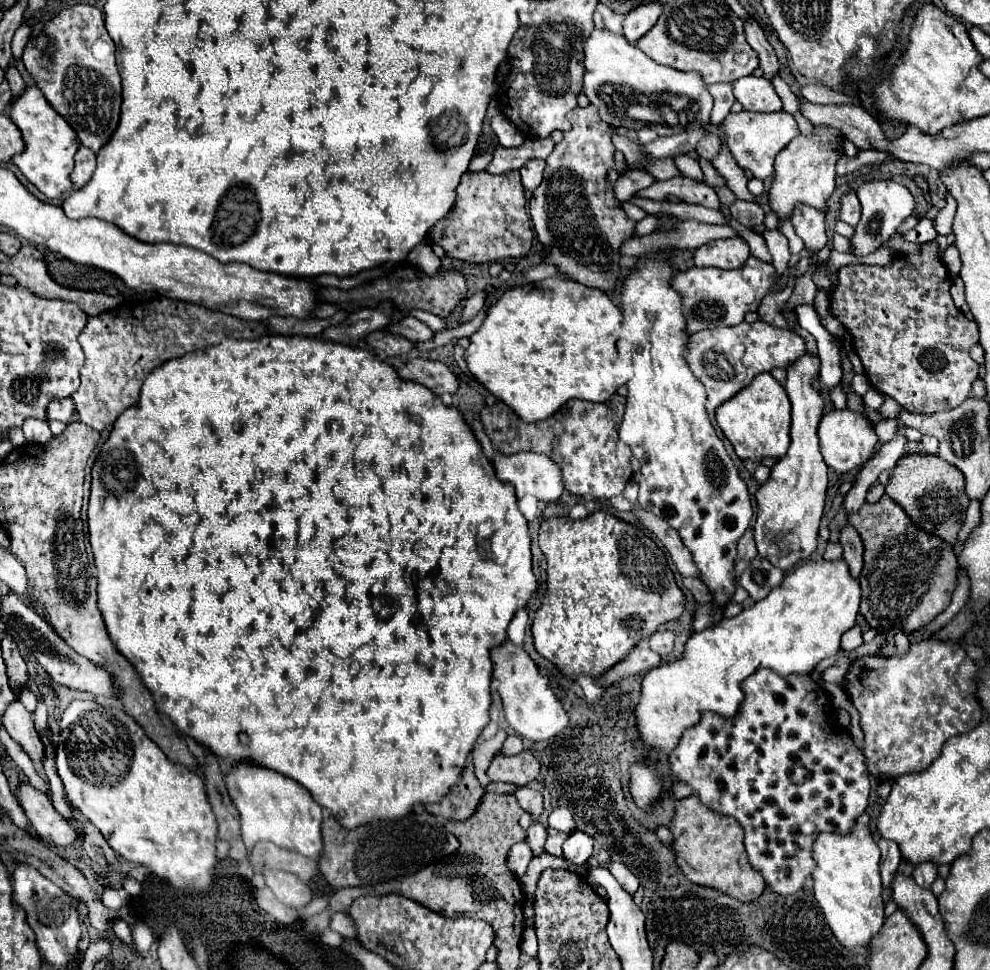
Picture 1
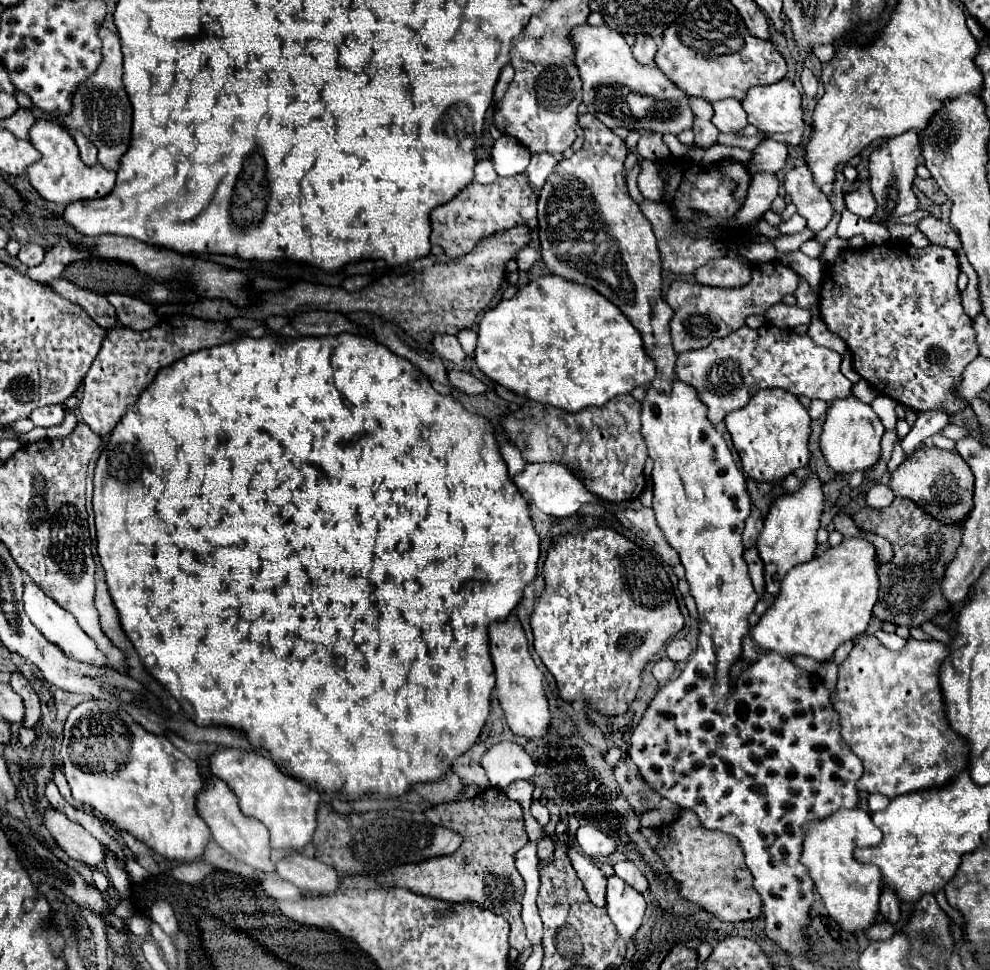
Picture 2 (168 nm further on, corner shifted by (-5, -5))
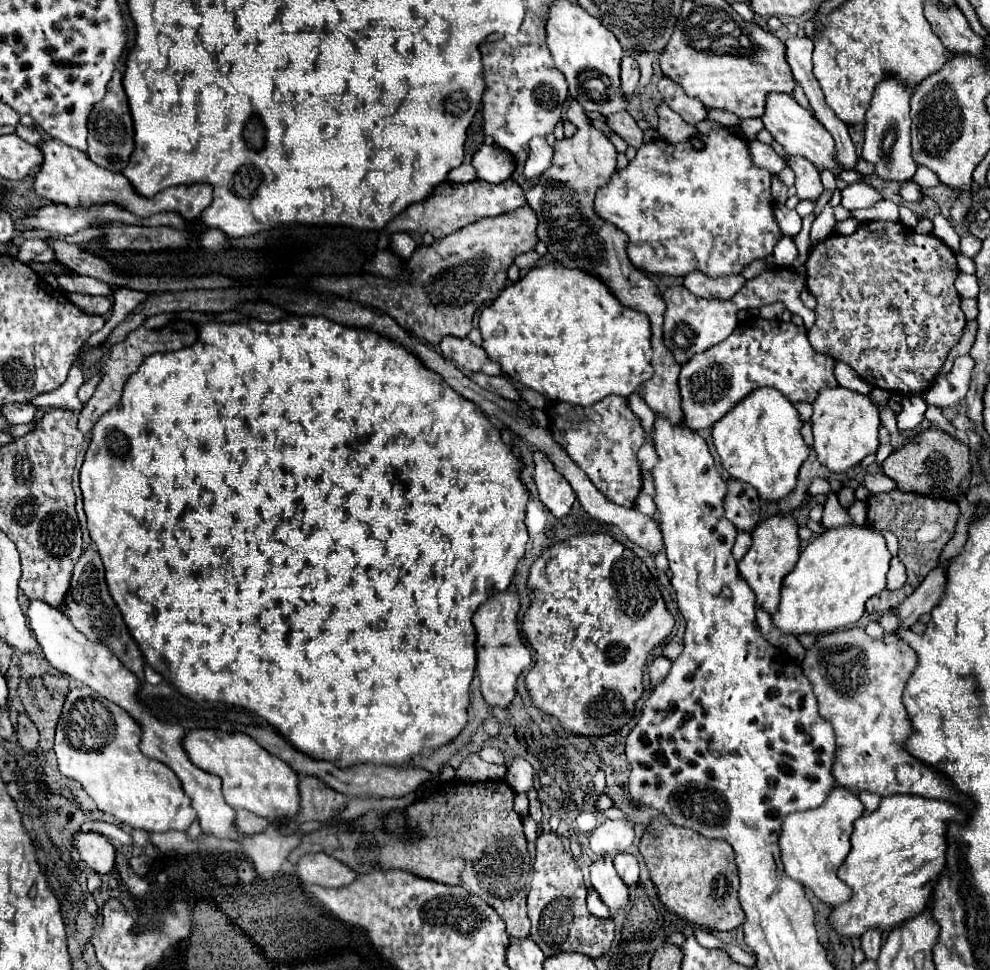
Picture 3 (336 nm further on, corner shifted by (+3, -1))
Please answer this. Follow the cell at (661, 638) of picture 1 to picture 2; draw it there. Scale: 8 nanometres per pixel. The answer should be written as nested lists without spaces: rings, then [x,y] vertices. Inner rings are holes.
[[[673,639],[673,641],[667,643],[665,653],[667,653],[667,657],[669,657],[671,661],[675,661],[675,663],[687,661],[689,655],[691,655],[691,645],[689,645],[689,641],[685,641],[685,639]]]

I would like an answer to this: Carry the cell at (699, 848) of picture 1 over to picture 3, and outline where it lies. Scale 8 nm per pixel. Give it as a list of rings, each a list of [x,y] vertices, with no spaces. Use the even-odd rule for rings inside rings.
[[[655,817],[641,837],[639,851],[649,869],[649,879],[657,889],[657,899],[675,915],[697,927],[717,931],[731,931],[745,921],[737,899],[739,877],[729,843],[707,839],[691,829],[675,827],[667,819]]]

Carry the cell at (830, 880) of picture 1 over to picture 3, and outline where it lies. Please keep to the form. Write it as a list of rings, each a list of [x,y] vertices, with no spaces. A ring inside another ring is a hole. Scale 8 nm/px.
[[[835,787],[825,803],[817,809],[809,809],[803,813],[789,813],[783,819],[781,835],[779,835],[779,849],[785,873],[799,881],[803,887],[809,887],[823,903],[835,907],[845,903],[851,897],[851,889],[837,879],[837,869],[841,861],[847,857],[851,843],[849,837],[853,833],[853,823],[865,813],[863,803],[853,791],[845,791]]]

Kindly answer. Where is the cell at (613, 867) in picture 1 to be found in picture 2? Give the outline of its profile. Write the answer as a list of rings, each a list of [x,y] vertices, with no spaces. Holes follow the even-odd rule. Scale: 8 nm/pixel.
[[[619,861],[613,865],[615,875],[621,877],[625,883],[629,883],[631,887],[635,887],[639,893],[643,893],[647,889],[647,879],[645,875],[631,863],[631,861]]]

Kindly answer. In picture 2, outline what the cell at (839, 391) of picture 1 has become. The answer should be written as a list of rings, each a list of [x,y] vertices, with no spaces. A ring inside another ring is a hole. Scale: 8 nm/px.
[[[765,323],[759,329],[751,329],[745,325],[723,339],[715,339],[713,343],[709,343],[709,347],[679,353],[675,371],[681,381],[687,381],[701,393],[701,399],[709,407],[709,421],[717,425],[723,421],[727,413],[741,409],[759,389],[767,389],[767,387],[781,387],[781,389],[791,391],[793,395],[805,395],[809,399],[823,399],[827,403],[835,399],[847,399],[851,395],[853,383],[839,371],[839,365],[841,365],[841,355],[827,347],[817,345],[809,335],[797,335],[793,331],[779,329],[775,325]]]

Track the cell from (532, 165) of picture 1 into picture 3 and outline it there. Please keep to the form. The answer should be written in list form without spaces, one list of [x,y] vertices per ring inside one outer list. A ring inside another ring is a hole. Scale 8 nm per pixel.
[[[533,137],[529,141],[529,157],[523,167],[525,177],[527,179],[539,177],[543,171],[547,171],[547,167],[551,165],[551,159],[553,159],[553,147],[547,145],[545,137]]]

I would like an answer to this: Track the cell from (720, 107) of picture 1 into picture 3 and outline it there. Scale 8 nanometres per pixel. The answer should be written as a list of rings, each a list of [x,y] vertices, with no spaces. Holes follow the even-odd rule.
[[[743,119],[741,121],[741,131],[745,133],[745,137],[749,141],[755,141],[757,139],[757,133],[763,129],[763,123],[761,119]]]

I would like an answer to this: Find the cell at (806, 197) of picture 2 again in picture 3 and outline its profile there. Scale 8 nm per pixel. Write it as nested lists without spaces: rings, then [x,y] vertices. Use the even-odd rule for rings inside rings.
[[[793,155],[793,157],[787,157],[787,165],[795,171],[797,197],[817,201],[823,191],[823,183],[821,183],[819,171],[813,167],[813,163],[801,155]]]

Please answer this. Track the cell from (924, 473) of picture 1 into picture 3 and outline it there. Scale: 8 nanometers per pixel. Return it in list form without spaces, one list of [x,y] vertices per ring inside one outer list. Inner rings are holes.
[[[931,427],[917,433],[901,449],[893,451],[883,461],[881,467],[883,467],[883,473],[897,483],[897,489],[945,499],[945,497],[955,497],[959,493],[965,493],[969,489],[971,467],[973,467],[969,455],[971,453],[965,443],[961,443],[959,439],[951,437],[949,433],[937,427]]]

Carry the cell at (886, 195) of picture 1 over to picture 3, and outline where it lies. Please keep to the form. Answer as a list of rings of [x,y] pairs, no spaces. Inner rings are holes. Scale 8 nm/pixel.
[[[885,75],[885,81],[875,87],[873,99],[865,113],[865,145],[863,159],[875,165],[875,173],[887,181],[905,181],[915,175],[917,163],[911,157],[911,117],[909,117],[909,99],[913,91],[897,79],[897,75]]]

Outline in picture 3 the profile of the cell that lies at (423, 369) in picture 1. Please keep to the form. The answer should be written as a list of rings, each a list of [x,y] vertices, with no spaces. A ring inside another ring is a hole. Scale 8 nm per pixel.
[[[473,373],[471,379],[473,379],[477,385],[481,385],[483,389],[487,389],[487,391],[491,391],[491,393],[497,393],[497,395],[501,395],[501,397],[505,397],[505,399],[511,399],[511,401],[515,401],[515,403],[521,403],[521,401],[523,401],[521,395],[519,395],[519,391],[513,387],[513,383],[511,383],[505,375],[501,375],[501,377],[491,377],[491,375],[485,375],[485,373]]]

